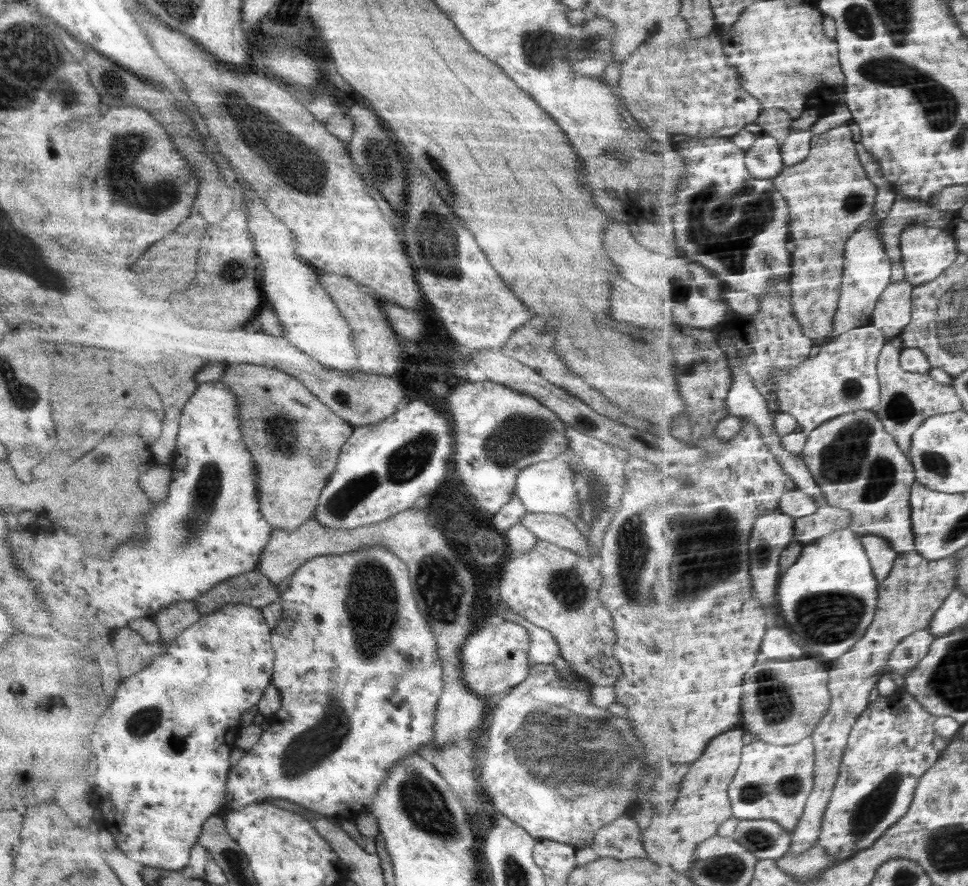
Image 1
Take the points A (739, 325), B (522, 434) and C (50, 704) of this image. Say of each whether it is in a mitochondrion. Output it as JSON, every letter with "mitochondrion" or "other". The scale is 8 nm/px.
{"A":"other","B":"mitochondrion","C":"other"}

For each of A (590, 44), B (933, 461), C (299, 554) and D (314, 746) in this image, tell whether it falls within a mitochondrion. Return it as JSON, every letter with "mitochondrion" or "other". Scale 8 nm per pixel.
{"A":"mitochondrion","B":"mitochondrion","C":"other","D":"mitochondrion"}

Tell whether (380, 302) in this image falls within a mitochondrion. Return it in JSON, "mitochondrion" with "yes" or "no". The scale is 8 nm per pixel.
{"mitochondrion":"no"}

